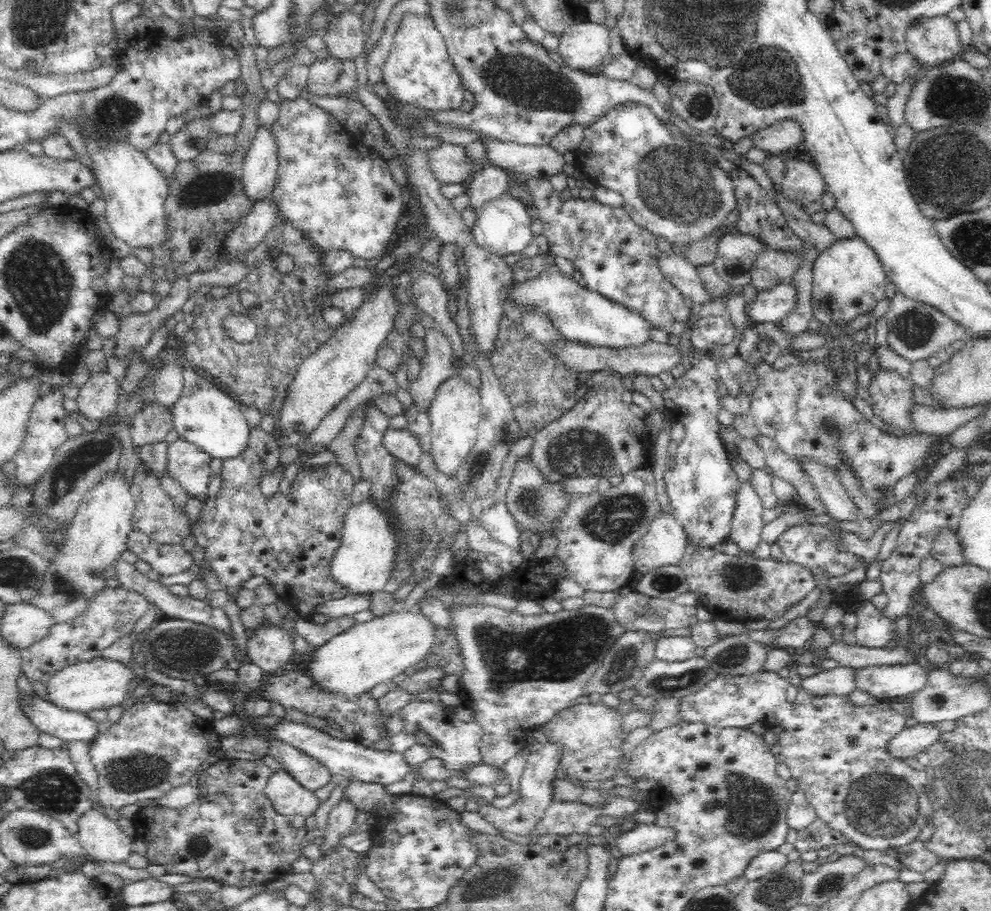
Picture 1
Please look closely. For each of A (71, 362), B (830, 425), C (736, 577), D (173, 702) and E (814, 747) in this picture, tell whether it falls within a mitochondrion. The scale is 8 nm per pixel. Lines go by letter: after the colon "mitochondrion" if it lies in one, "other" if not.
A: other
B: mitochondrion
C: mitochondrion
D: other
E: other

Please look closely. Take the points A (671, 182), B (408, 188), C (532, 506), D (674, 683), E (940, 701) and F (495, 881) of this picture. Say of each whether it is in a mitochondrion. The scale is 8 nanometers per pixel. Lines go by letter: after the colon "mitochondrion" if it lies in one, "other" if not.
A: mitochondrion
B: other
C: mitochondrion
D: mitochondrion
E: mitochondrion
F: mitochondrion

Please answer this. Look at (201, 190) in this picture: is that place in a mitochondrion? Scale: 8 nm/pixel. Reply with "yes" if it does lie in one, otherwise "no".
yes

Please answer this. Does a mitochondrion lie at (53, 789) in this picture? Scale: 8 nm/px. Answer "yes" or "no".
yes

